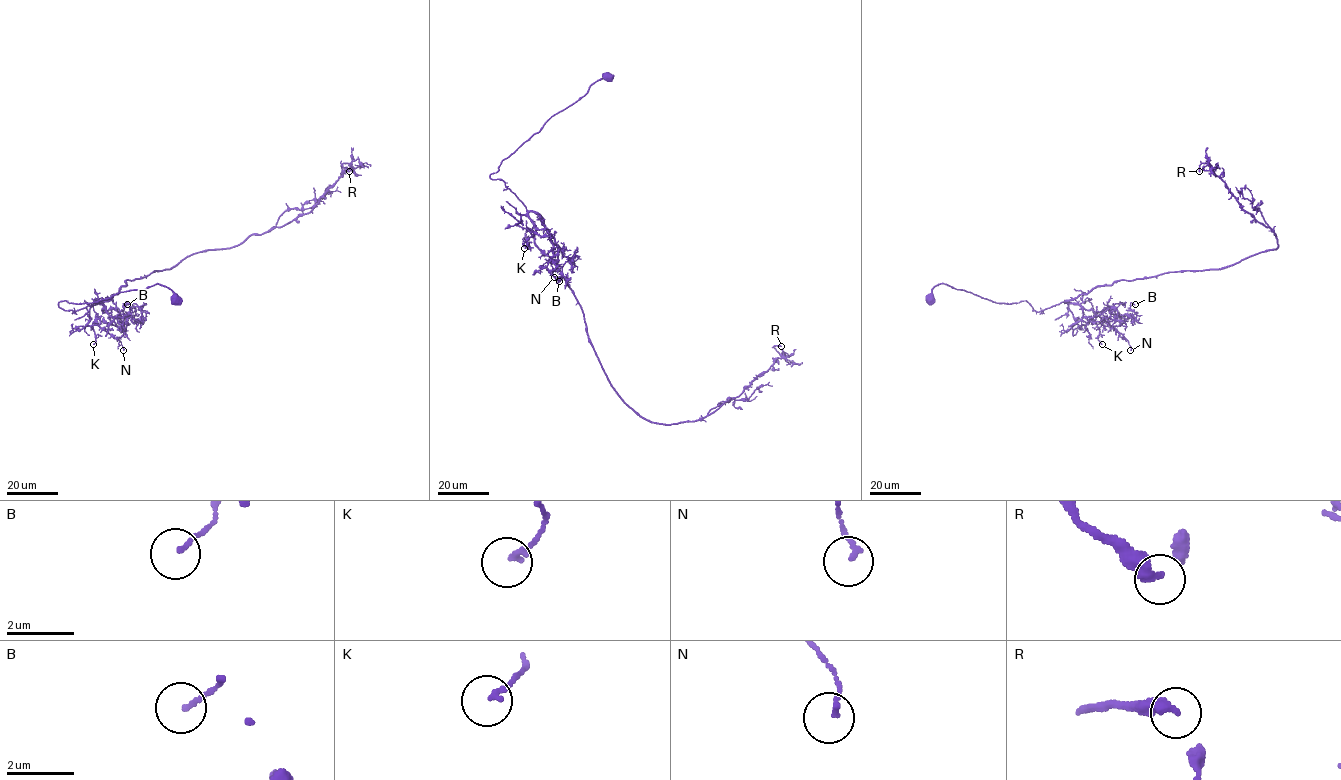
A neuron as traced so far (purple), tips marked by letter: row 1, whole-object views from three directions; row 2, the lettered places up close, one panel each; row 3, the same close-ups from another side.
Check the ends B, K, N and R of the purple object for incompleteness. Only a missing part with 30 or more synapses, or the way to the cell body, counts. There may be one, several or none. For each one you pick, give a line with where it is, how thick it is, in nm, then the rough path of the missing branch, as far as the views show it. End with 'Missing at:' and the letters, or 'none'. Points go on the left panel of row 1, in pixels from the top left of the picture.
Missing at: none

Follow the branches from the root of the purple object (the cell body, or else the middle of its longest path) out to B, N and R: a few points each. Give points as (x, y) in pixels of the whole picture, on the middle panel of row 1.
B: (606, 76), (490, 175), (526, 207), (535, 244), (561, 267), (566, 283), (567, 277), (559, 281)
N: (606, 76), (554, 114), (490, 175), (502, 180), (533, 224), (549, 234), (554, 277)
R: (606, 76), (490, 177), (540, 216), (611, 386), (646, 419), (692, 422), (737, 397), (781, 346)

